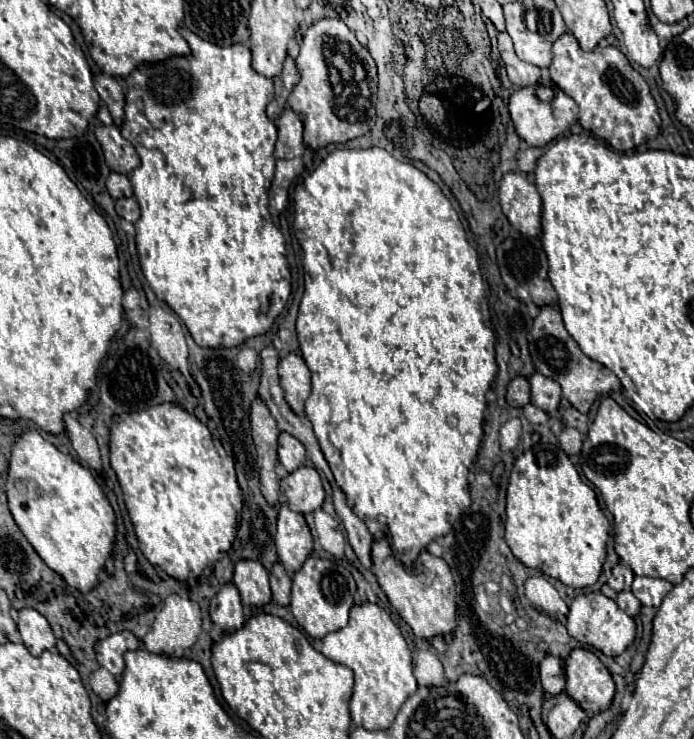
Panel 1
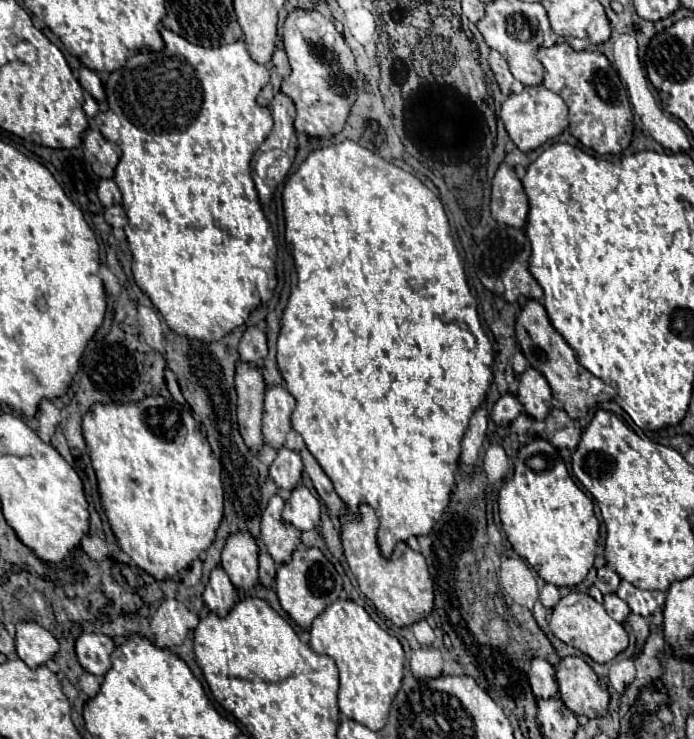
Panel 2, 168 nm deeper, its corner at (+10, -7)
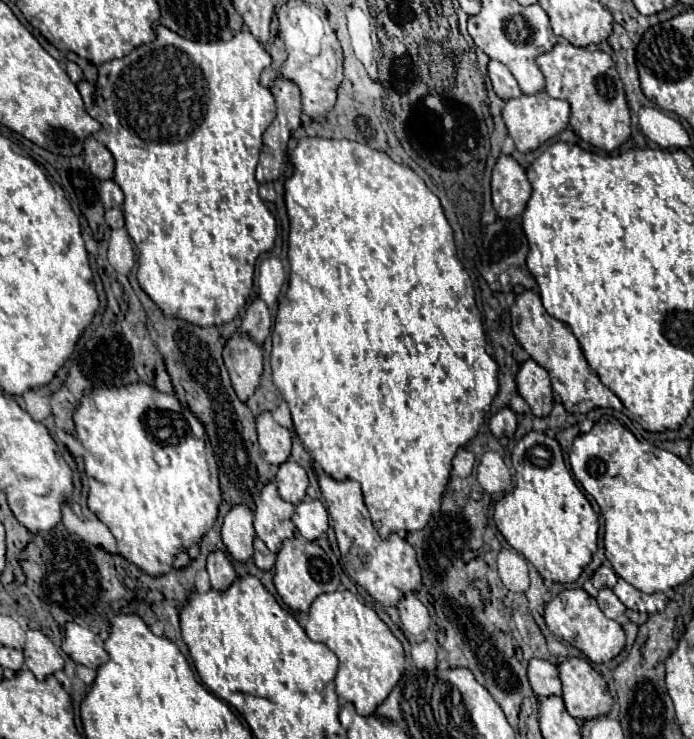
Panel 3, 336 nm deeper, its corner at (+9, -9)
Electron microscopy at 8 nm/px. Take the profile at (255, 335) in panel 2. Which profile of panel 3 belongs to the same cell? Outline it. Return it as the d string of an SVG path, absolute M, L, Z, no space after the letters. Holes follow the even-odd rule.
M255 298L245 312L245 318L241 322L241 330L251 334L257 344L263 344L265 338L269 336L269 326L271 326L271 314L267 304L261 298Z

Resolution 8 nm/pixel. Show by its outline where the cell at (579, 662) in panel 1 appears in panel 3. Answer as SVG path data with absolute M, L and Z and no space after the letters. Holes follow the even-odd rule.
M569 658L559 664L563 682L563 702L567 712L579 722L609 714L613 698L607 682L583 658Z

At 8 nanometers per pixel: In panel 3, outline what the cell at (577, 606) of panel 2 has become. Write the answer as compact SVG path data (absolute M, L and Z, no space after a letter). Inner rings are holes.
M571 588L571 590L561 590L547 606L545 606L545 624L551 634L555 634L559 640L565 640L579 648L591 662L603 664L615 658L623 646L625 646L625 632L623 628L607 618L601 608L597 606L595 598L591 598L583 588Z

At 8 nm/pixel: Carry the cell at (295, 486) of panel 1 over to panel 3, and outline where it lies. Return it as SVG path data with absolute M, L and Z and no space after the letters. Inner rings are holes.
M305 498L301 504L295 506L293 522L307 540L317 540L329 528L329 516L325 506L319 500L311 498Z

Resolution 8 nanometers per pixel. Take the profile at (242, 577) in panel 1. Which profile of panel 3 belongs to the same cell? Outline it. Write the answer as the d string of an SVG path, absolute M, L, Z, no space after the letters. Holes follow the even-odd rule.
M235 504L223 520L223 542L237 562L253 556L253 512L245 504Z

